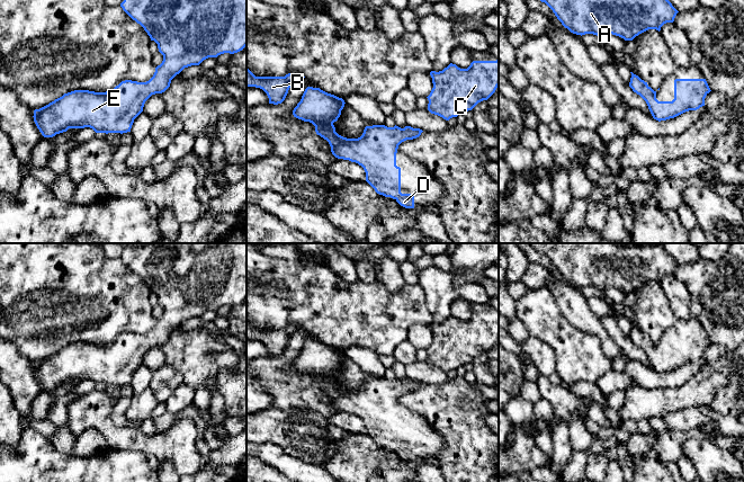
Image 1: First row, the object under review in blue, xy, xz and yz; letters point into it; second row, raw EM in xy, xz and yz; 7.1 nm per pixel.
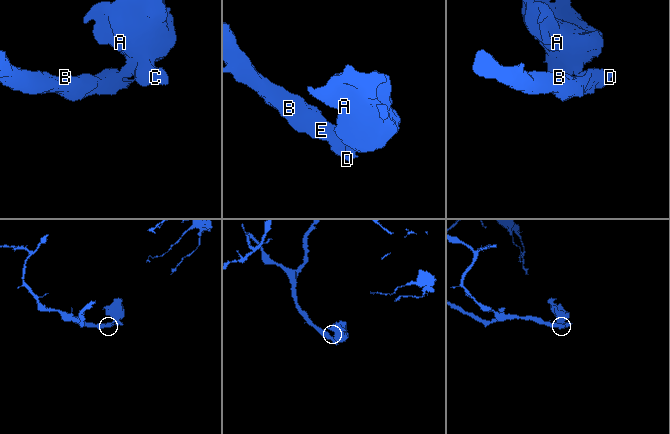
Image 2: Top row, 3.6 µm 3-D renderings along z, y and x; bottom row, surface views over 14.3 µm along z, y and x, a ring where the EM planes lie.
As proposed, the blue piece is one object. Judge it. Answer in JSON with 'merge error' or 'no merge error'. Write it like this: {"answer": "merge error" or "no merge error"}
{"answer": "no merge error"}

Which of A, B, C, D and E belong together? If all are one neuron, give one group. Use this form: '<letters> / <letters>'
A B C D E

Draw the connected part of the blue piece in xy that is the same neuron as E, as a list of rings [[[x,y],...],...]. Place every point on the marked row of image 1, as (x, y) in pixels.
[[[124,0],[120,7],[144,28],[151,41],[158,44],[159,52],[163,55],[162,63],[155,68],[153,77],[146,82],[125,80],[106,92],[74,90],[35,109],[34,122],[44,137],[53,137],[69,128],[84,127],[106,134],[131,132],[134,119],[143,111],[145,101],[152,95],[164,92],[171,80],[185,68],[199,65],[204,60],[224,53],[237,53],[246,46],[246,0]]]

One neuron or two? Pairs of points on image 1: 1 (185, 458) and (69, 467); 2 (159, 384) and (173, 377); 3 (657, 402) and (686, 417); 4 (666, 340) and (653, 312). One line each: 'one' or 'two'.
1: two
2: one
3: two
4: two

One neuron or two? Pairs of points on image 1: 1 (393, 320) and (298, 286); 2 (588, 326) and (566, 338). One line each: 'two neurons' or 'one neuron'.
1: one neuron
2: two neurons

